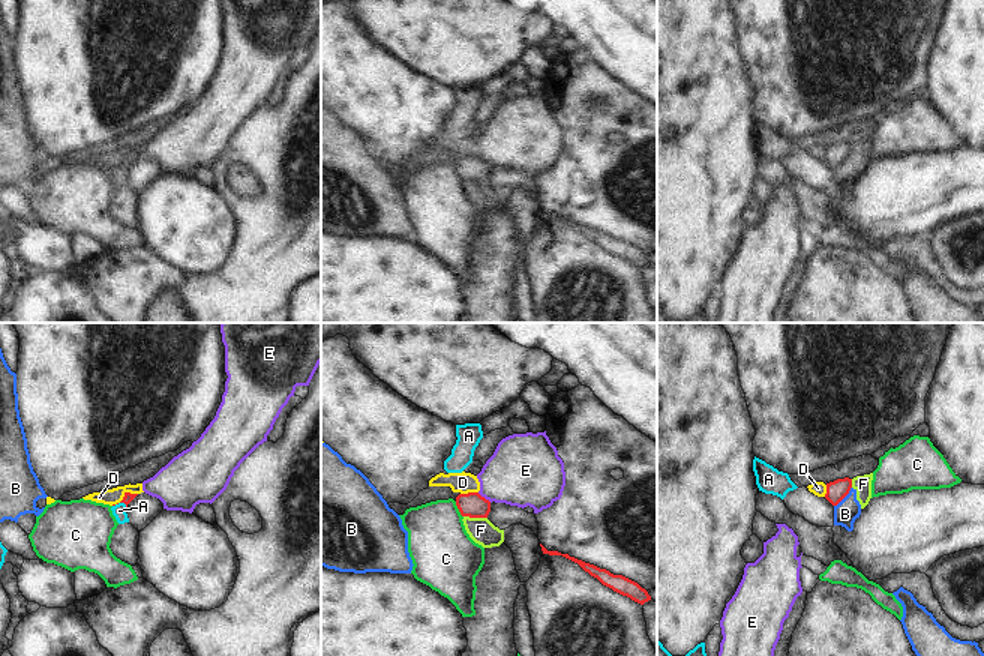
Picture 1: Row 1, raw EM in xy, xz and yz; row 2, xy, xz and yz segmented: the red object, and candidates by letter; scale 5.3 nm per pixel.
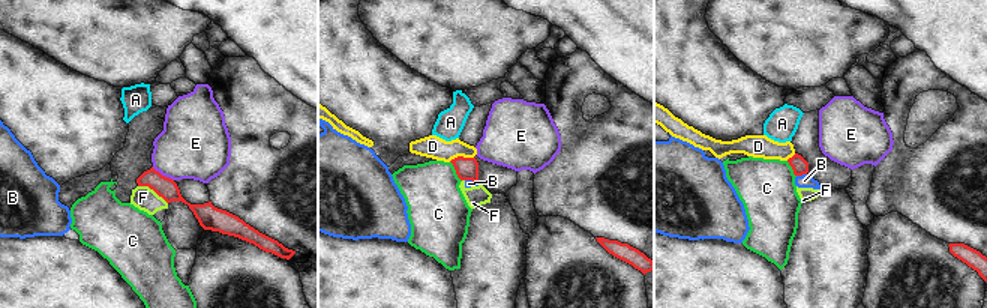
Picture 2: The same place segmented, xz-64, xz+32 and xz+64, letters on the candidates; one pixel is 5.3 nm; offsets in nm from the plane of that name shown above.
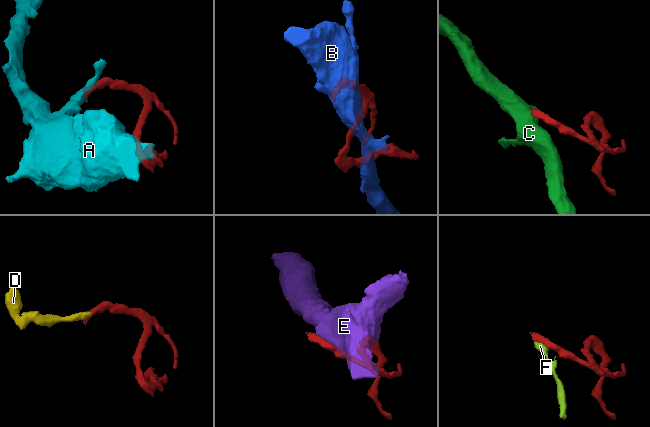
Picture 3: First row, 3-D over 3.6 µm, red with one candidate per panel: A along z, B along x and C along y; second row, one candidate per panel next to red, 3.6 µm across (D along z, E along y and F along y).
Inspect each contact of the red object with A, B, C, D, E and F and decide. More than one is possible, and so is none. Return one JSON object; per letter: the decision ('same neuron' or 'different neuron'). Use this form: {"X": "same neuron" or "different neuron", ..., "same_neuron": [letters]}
{"A": "same neuron", "B": "different neuron", "C": "different neuron", "D": "different neuron", "E": "different neuron", "F": "different neuron", "same_neuron": ["A"]}

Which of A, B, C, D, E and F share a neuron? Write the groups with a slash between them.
A / B F / C / D E

